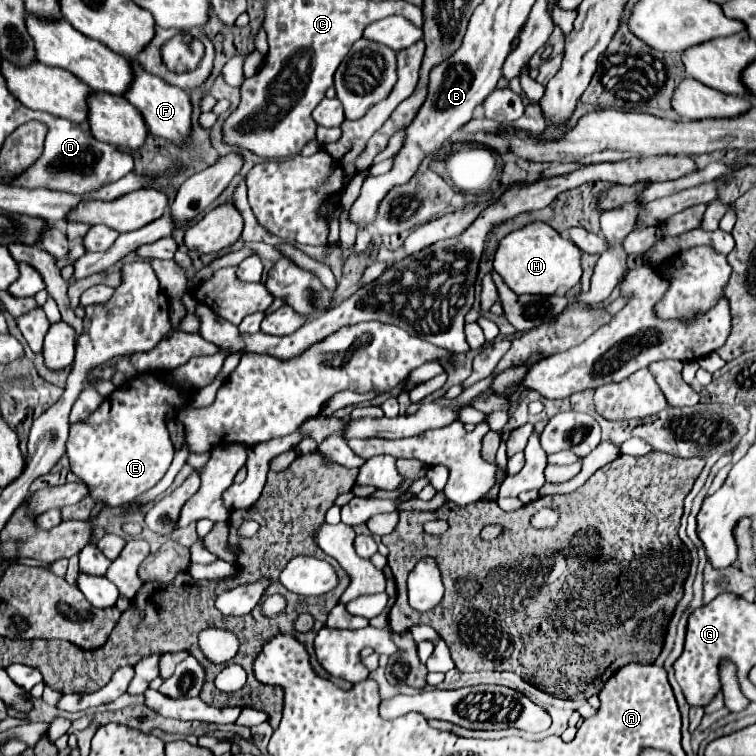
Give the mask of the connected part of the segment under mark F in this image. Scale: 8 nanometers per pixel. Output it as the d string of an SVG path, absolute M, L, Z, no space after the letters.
M135 58L131 62L133 62L133 74L135 76L133 76L133 84L129 86L129 92L123 98L129 100L141 112L141 116L143 116L151 134L167 138L175 144L181 144L181 140L191 130L191 102L189 102L187 92L177 88L177 86L167 84L159 76L153 76L149 72L145 72L141 68L141 64L135 62Z

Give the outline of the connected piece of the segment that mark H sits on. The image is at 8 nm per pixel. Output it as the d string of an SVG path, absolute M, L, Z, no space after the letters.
M531 222L521 230L507 234L499 242L493 268L515 294L551 296L559 288L571 290L575 284L579 284L581 278L579 260L581 260L581 250L573 242L561 238L559 232L545 222Z

